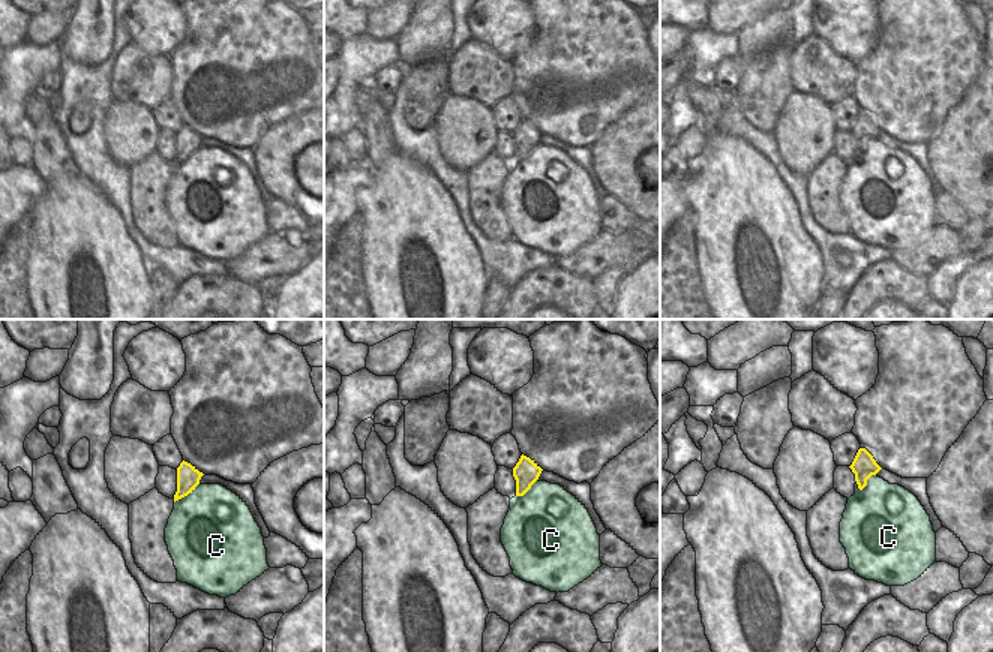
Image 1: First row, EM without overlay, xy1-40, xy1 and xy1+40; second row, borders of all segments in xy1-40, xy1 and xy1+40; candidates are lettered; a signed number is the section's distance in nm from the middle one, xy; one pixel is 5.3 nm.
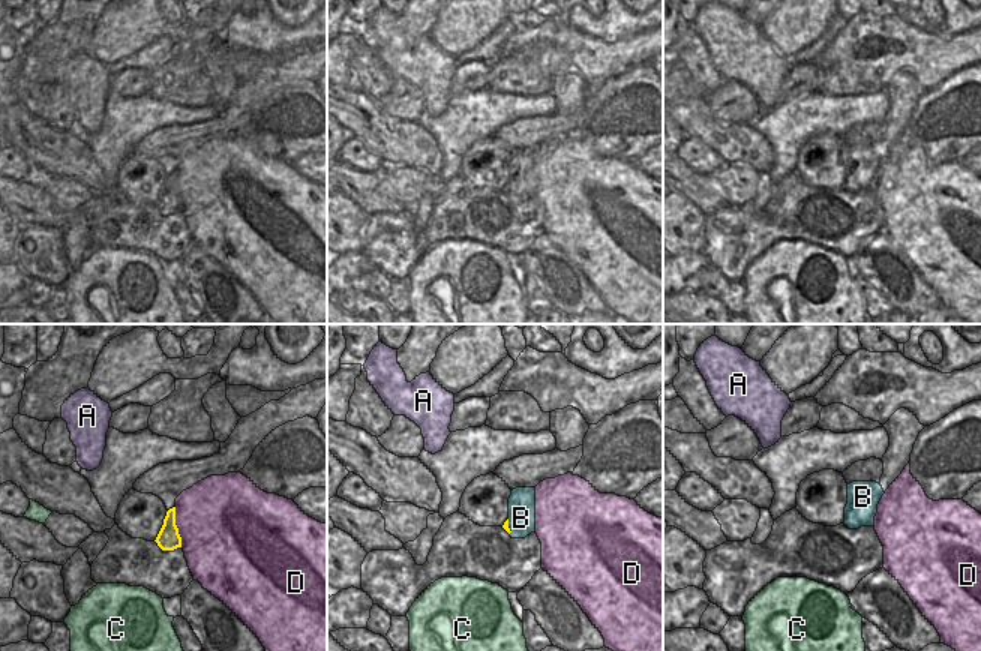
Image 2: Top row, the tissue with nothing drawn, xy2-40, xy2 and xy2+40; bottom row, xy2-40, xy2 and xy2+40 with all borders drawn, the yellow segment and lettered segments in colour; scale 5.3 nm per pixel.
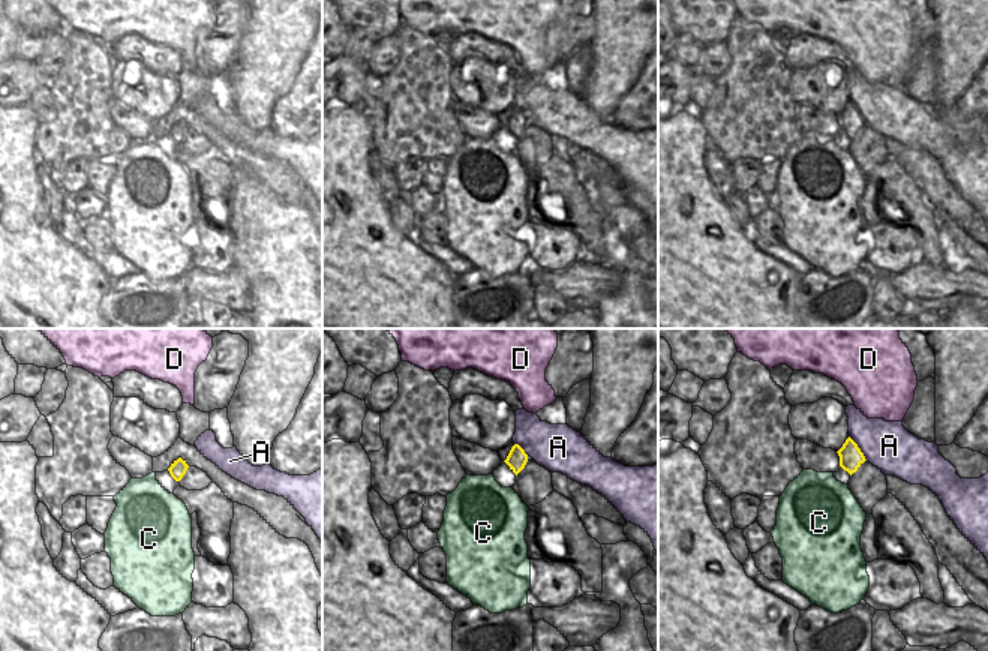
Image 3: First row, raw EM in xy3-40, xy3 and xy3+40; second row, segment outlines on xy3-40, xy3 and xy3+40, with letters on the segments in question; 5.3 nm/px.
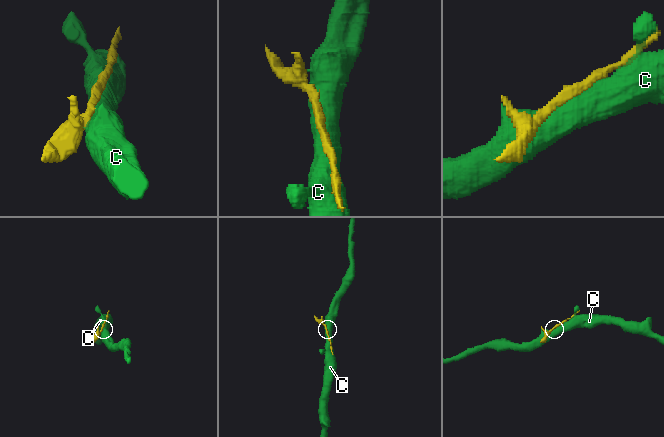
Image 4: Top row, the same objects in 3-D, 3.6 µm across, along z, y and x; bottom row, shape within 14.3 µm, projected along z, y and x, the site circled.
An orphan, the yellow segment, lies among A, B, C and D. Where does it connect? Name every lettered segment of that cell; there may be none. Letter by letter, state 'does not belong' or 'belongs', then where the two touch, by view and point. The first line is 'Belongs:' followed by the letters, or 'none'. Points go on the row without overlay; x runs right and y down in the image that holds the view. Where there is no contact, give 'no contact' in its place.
Belongs: B
A: does not belong; contact xy3+40 (858, 111)
B: belongs; contact xy2 (507, 189)
C: does not belong; contact xy1-40 (186, 159)
D: does not belong; contact xy2-40 (176, 191)

